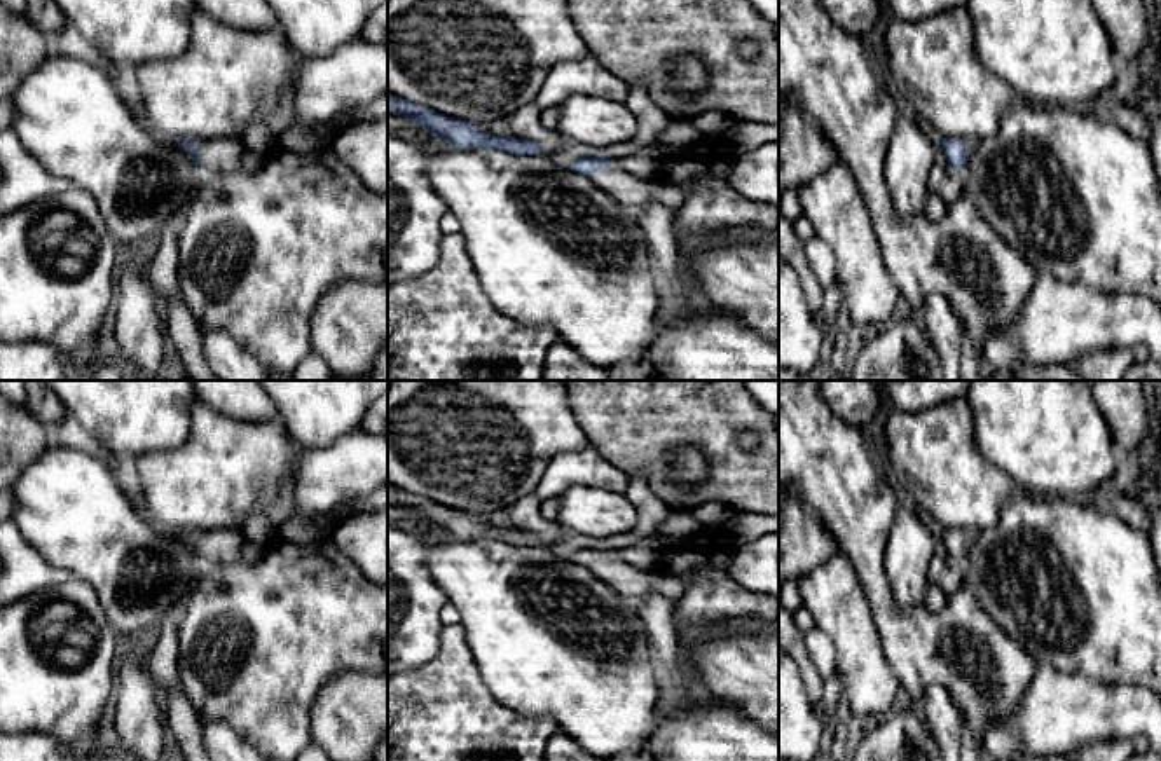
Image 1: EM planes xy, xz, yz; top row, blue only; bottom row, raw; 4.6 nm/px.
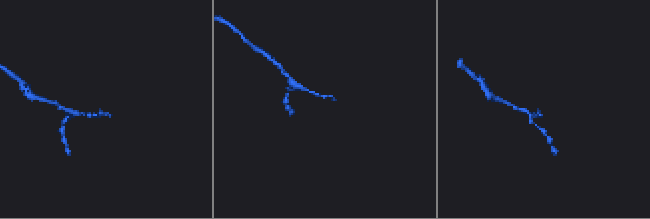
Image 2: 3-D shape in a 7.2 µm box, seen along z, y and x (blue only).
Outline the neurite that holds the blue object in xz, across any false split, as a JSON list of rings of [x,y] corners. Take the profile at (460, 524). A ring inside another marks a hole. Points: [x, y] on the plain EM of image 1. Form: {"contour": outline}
{"contour": [[[388,483],[388,506],[402,506],[414,517],[428,522],[431,527],[450,534],[461,541],[503,541],[513,546],[541,546],[538,534],[515,527],[494,527],[480,524],[464,510],[447,508],[428,497],[416,496],[409,490]]]}

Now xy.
{"contour": [[[236,527],[204,532],[176,531],[176,534],[192,545],[194,555],[199,557],[203,564],[211,566],[229,566],[236,562],[244,546],[244,538]]]}

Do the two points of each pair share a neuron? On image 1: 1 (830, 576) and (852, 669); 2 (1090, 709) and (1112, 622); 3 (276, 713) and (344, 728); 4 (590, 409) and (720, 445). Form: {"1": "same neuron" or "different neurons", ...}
{"1": "same neuron", "2": "different neurons", "3": "different neurons", "4": "same neuron"}

